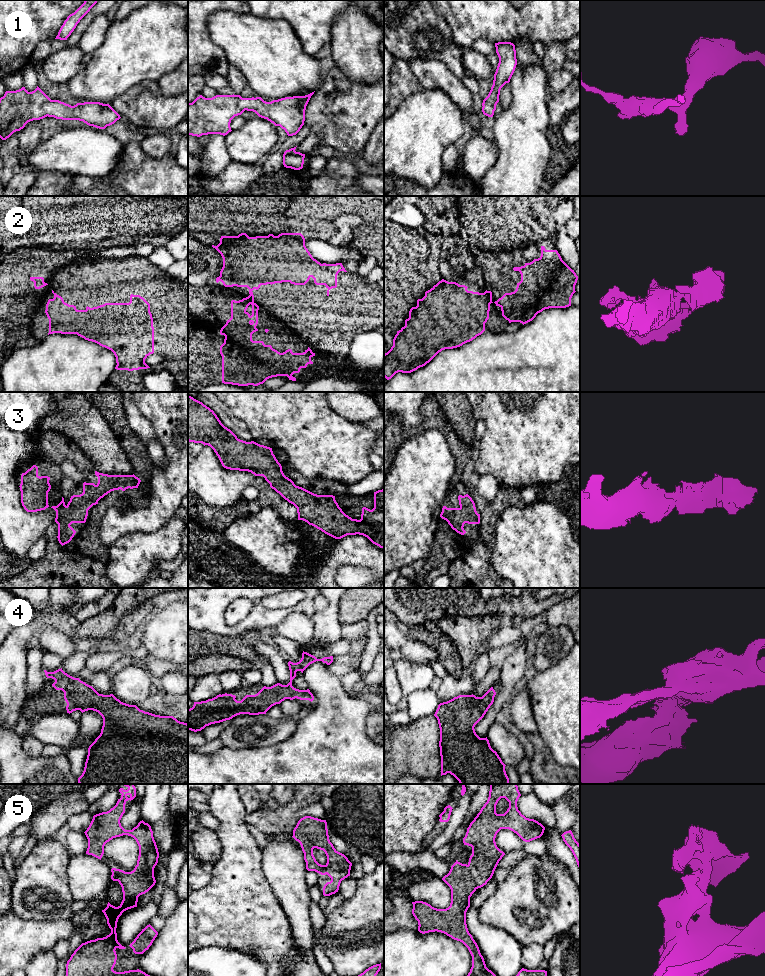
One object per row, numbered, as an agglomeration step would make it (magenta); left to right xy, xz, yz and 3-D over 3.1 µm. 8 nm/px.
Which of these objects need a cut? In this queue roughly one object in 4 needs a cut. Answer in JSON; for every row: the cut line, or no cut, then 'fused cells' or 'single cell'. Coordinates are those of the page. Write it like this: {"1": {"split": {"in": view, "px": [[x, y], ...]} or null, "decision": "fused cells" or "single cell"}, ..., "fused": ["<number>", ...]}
{"1": {"split": null, "decision": "single cell"}, "2": {"split": {"in": "xz", "px": [[249, 295], [253, 302]]}, "decision": "fused cells"}, "3": {"split": null, "decision": "single cell"}, "4": {"split": null, "decision": "single cell"}, "5": {"split": null, "decision": "single cell"}, "fused": ["2"]}

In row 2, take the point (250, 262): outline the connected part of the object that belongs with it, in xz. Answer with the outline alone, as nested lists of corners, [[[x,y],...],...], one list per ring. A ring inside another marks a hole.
[[[246,233],[238,236],[221,236],[217,246],[212,245],[223,258],[223,267],[216,282],[221,281],[225,287],[247,287],[249,289],[250,300],[254,302],[253,290],[258,290],[261,285],[290,282],[294,285],[305,285],[312,277],[316,285],[325,285],[327,296],[329,290],[337,287],[337,275],[340,271],[347,272],[342,263],[321,264],[312,257],[305,246],[305,238],[301,233],[281,233],[278,236],[269,234],[268,236],[249,237]]]

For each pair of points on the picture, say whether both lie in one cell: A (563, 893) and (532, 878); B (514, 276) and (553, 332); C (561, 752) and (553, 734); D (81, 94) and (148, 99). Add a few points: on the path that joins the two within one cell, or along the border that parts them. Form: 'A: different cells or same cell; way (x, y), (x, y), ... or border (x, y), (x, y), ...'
A: same cell; way (555, 889), (543, 889), (540, 886)
B: different cells; border (563, 307), (545, 308), (523, 325)
C: same cell; way (561, 748), (561, 742), (557, 738)
D: different cells; border (137, 84), (117, 96), (109, 104)

